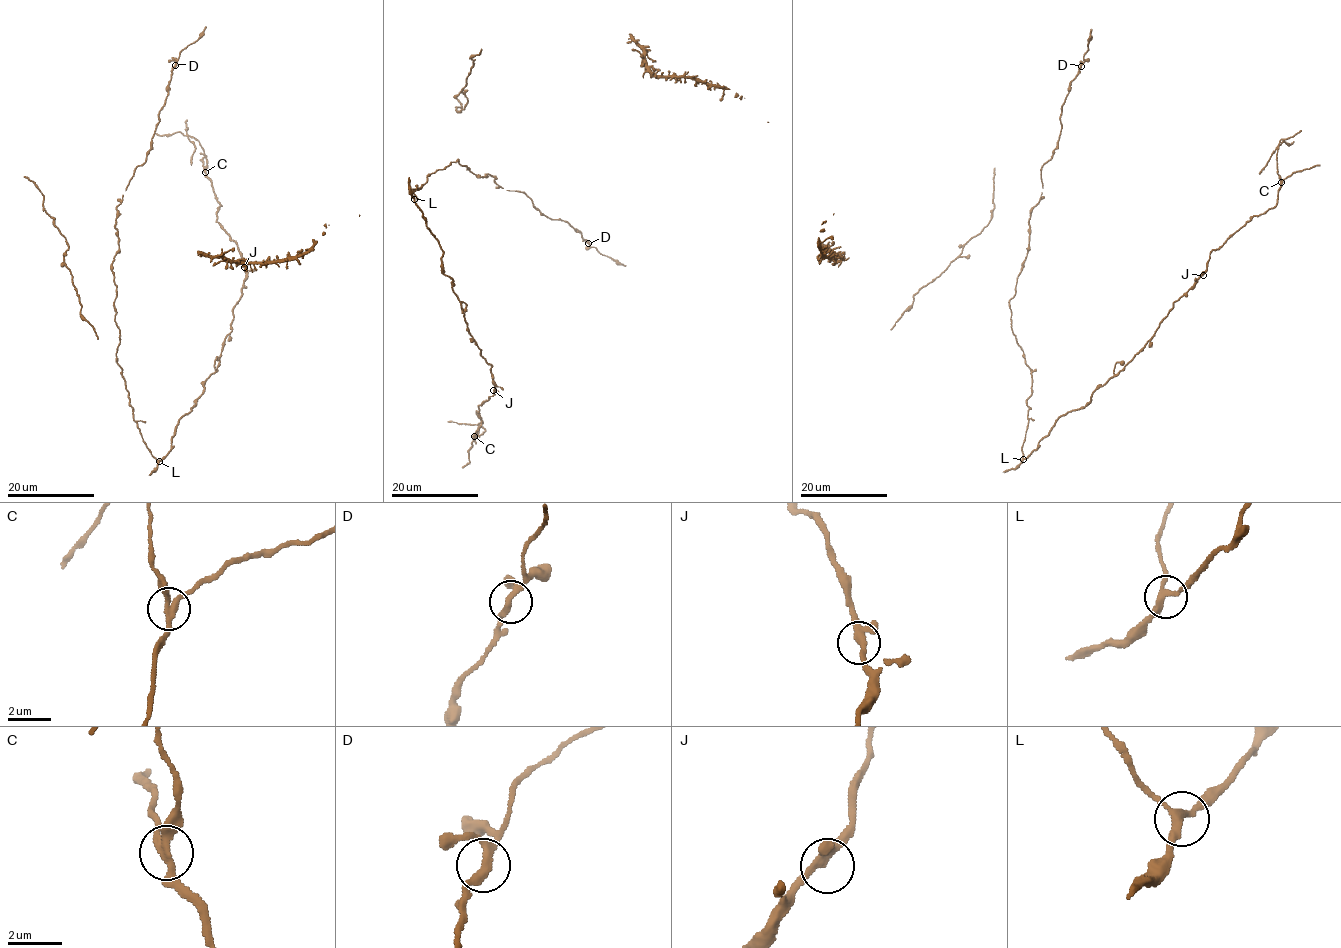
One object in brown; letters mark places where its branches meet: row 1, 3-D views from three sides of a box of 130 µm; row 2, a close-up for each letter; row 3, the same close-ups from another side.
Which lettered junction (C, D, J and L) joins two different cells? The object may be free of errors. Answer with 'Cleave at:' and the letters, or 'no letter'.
Cleave at: C

